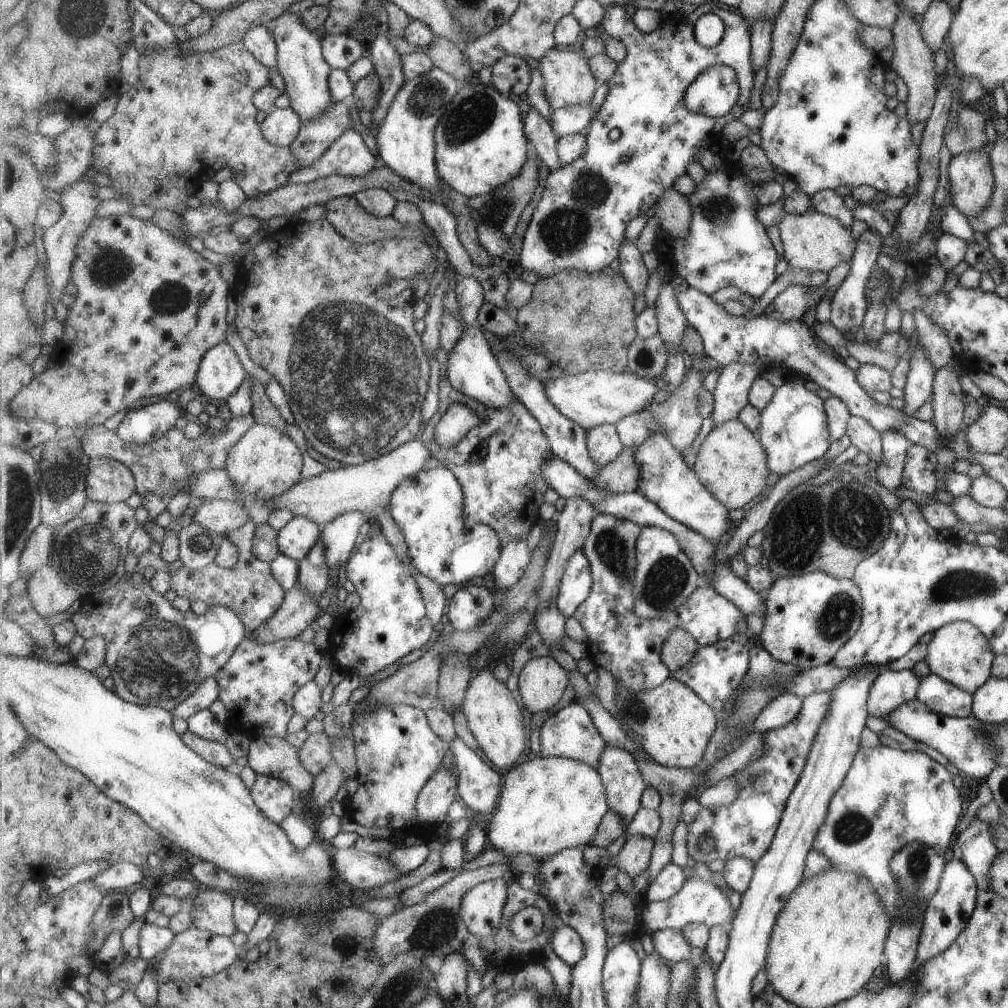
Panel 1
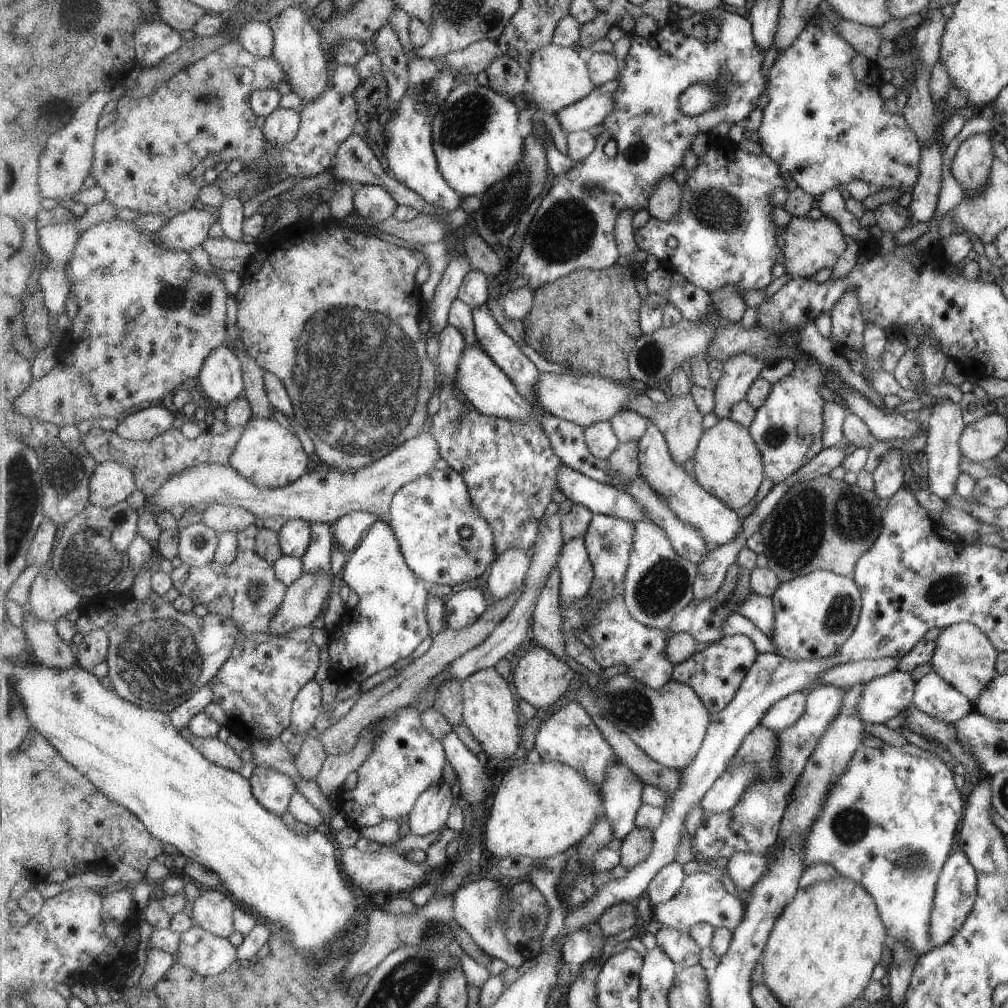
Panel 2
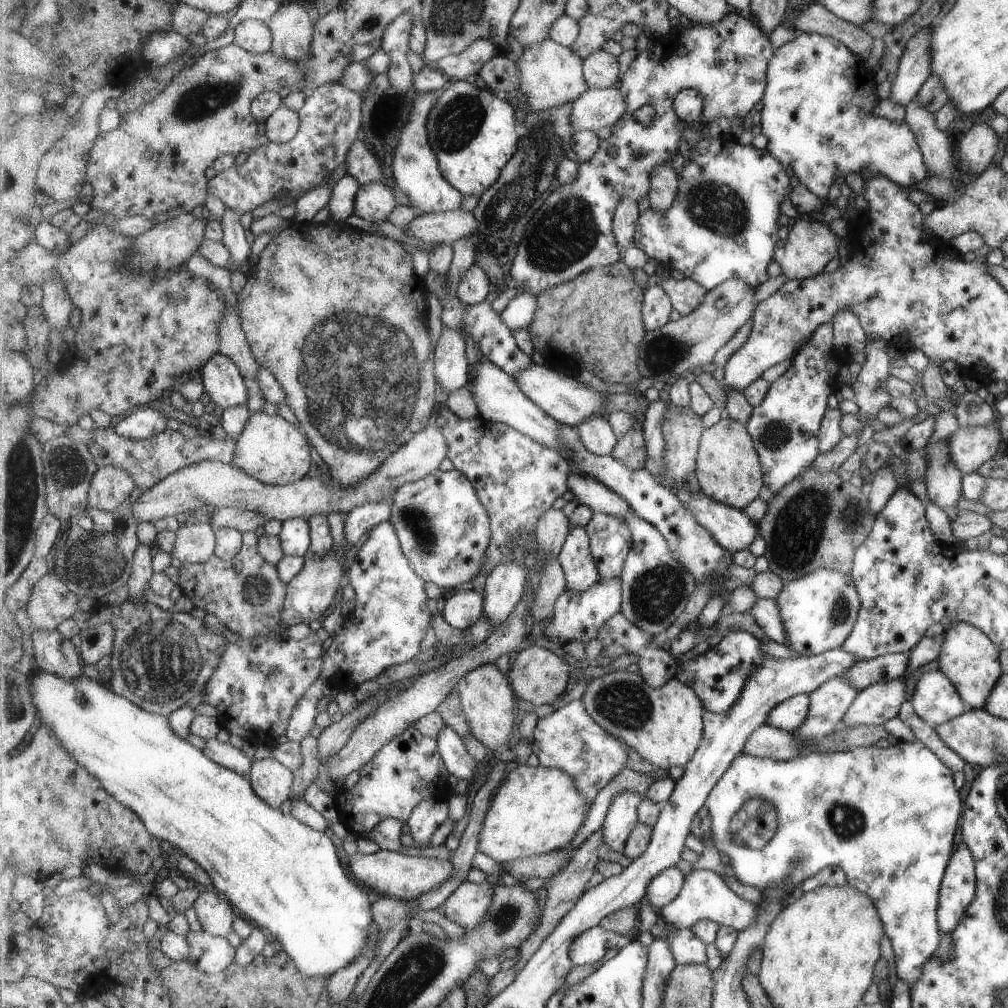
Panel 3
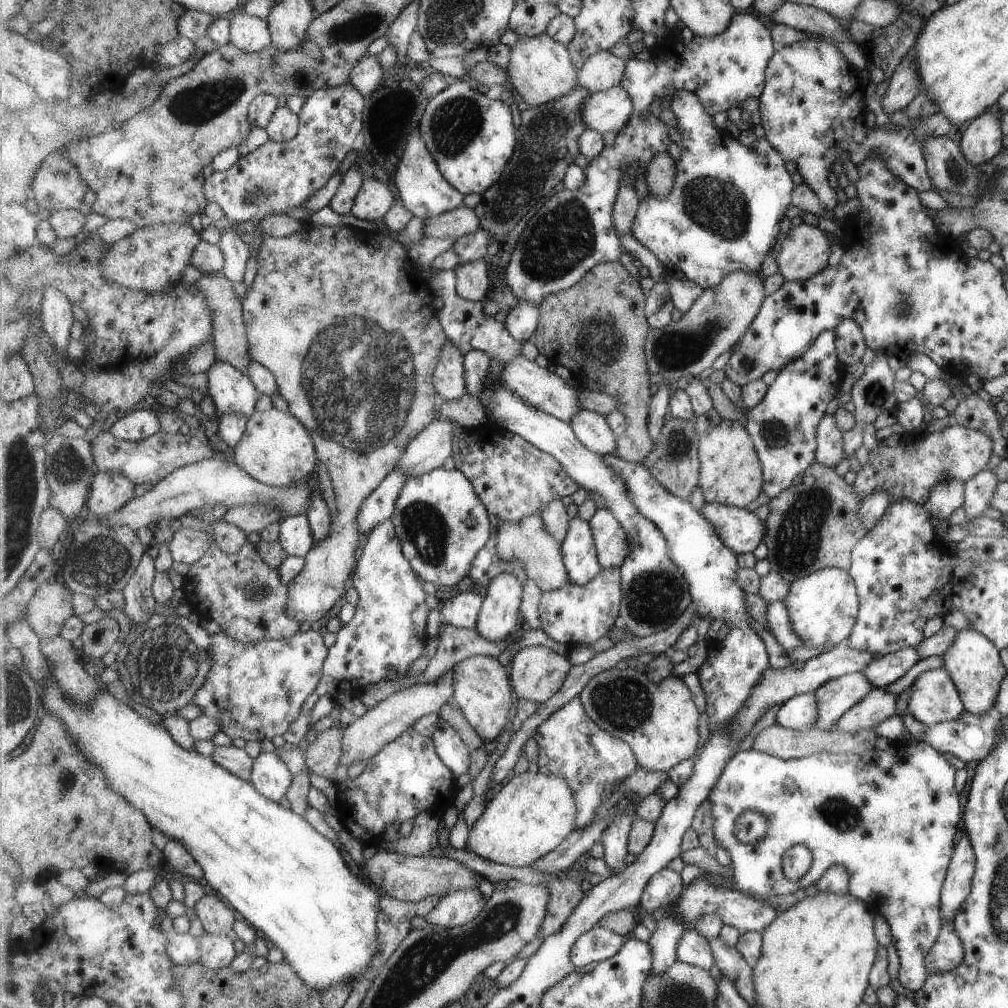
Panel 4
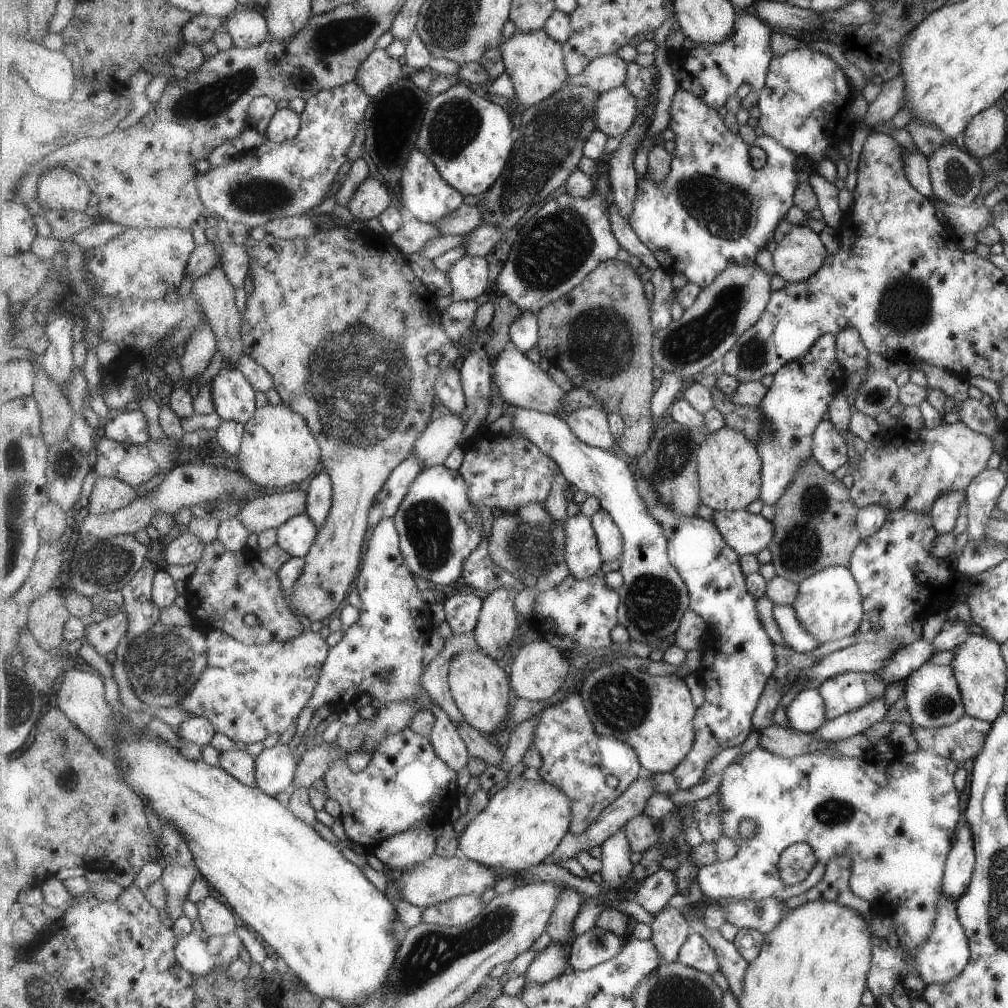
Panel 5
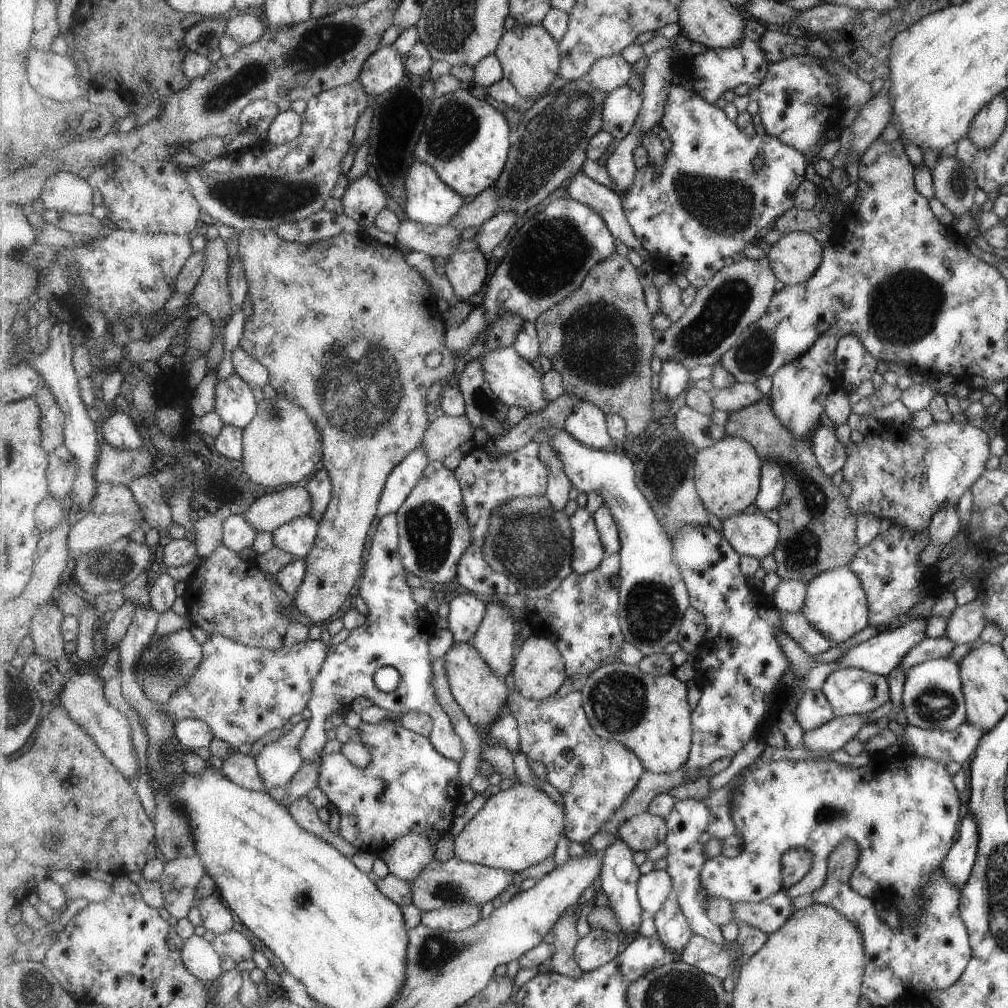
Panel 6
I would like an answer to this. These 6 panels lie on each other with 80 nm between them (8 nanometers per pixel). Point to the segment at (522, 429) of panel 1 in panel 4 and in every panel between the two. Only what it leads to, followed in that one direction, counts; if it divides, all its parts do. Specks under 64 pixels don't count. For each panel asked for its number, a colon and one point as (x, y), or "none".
2: (510, 466)
3: (518, 478)
4: (515, 479)

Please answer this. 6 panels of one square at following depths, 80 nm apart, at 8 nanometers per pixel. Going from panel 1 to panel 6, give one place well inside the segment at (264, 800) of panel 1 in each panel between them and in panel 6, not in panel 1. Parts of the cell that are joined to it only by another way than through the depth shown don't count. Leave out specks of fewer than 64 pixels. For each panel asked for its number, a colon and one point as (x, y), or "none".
2: (274, 791)
3: (273, 782)
4: (271, 777)
5: (276, 766)
6: (278, 762)

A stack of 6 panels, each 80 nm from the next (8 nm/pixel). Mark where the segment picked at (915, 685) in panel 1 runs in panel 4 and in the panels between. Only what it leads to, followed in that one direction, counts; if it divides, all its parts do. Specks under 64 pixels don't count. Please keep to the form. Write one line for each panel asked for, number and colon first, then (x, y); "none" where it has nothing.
2: (884, 696)
3: (875, 704)
4: (878, 704)

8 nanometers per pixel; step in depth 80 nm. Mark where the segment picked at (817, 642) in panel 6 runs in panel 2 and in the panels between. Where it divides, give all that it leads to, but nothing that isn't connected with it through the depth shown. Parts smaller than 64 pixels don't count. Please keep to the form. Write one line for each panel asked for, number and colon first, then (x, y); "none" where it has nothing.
2: (760, 610)
3: (766, 612)
4: (780, 625)
5: (796, 637)

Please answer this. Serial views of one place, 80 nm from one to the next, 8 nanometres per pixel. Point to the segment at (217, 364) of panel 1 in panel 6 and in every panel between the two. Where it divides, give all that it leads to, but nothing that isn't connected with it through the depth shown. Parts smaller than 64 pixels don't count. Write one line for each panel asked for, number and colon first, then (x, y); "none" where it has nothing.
2: (222, 377)
3: (225, 385)
4: (233, 391)
5: (234, 395)
6: (235, 402)

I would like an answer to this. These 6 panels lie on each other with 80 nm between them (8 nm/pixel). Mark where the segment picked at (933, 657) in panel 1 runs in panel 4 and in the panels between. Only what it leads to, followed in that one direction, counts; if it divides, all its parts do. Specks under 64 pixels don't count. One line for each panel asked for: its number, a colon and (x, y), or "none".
2: (963, 655)
3: (968, 657)
4: (973, 661)

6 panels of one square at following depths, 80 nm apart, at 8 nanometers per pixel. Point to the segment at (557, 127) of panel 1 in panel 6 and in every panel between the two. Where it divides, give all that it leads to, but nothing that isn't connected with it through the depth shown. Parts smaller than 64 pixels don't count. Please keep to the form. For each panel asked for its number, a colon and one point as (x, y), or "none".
2: (595, 109)
3: (596, 108)
4: (607, 111)
5: (616, 110)
6: (622, 106)

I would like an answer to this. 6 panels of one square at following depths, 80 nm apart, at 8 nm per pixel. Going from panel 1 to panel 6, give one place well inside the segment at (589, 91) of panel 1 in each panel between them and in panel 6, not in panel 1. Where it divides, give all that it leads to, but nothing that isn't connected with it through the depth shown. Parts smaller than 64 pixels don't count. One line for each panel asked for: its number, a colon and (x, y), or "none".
2: (559, 76)
3: (551, 75)
4: (541, 69)
5: (535, 62)
6: (531, 57)

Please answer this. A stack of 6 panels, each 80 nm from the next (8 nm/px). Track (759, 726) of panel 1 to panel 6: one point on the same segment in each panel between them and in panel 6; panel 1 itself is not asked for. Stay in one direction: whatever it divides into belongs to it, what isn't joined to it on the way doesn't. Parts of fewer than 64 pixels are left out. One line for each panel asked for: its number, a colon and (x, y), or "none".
2: (788, 710)
3: (788, 715)
4: (800, 712)
5: (805, 713)
6: (813, 710)

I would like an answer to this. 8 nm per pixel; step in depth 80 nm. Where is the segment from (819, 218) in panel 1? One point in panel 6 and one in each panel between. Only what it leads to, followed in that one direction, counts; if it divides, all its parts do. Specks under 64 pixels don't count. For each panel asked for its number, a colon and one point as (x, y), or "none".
2: (810, 244)
3: (810, 244)
4: (804, 252)
5: (799, 254)
6: (796, 255)

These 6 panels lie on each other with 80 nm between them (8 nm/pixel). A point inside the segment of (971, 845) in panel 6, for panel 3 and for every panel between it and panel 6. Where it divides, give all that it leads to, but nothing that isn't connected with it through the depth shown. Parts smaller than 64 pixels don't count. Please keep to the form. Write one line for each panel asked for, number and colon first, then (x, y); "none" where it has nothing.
3: (957, 888)
4: (957, 883)
5: (958, 868)

